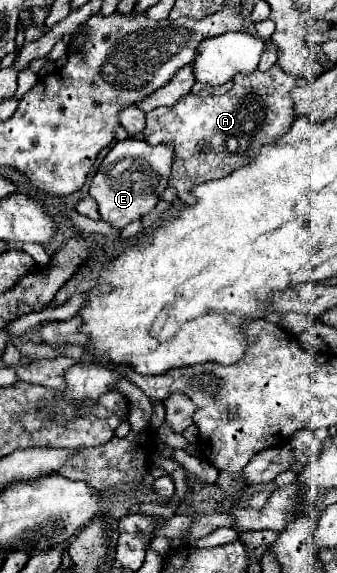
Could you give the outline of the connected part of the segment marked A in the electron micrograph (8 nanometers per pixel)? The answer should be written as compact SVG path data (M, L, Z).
M278 64L270 70L254 70L250 74L236 74L234 86L224 96L194 96L188 94L174 106L156 108L146 114L146 128L150 132L146 142L170 144L174 142L176 160L172 164L170 186L176 188L178 198L184 204L194 204L192 190L208 180L224 178L236 168L242 168L260 152L264 144L272 144L282 138L282 120L286 120L286 108L292 108L290 90L310 84L308 78L290 76Z

